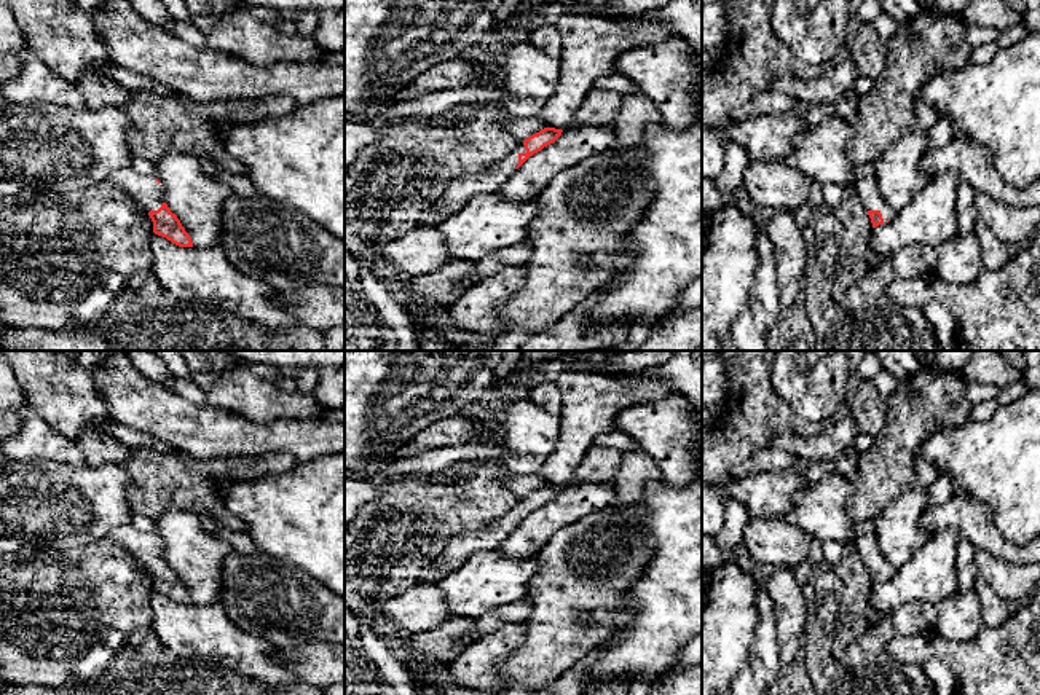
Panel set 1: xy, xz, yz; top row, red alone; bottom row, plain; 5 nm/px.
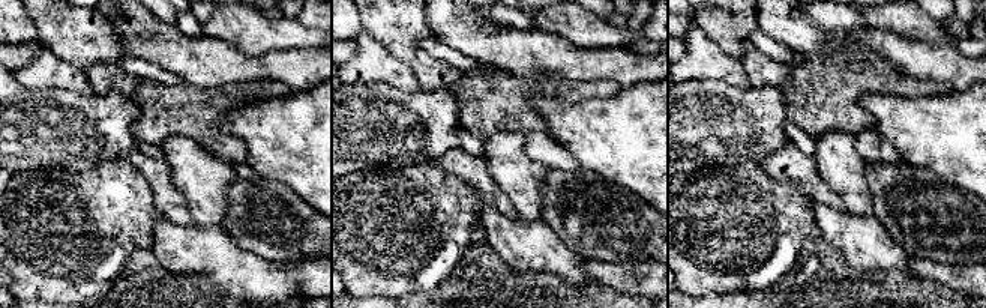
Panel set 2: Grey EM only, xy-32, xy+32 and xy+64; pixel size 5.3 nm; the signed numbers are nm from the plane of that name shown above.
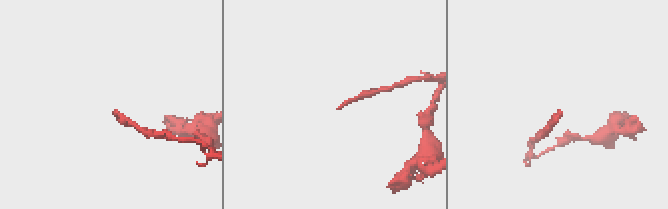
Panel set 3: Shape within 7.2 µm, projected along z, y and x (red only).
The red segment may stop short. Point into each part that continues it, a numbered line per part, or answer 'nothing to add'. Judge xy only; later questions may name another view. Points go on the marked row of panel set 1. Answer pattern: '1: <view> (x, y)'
1: xy (145, 190)

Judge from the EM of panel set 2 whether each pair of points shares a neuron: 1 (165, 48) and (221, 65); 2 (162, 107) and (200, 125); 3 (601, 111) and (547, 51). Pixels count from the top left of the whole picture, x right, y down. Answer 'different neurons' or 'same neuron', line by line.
1: same neuron
2: same neuron
3: different neurons

